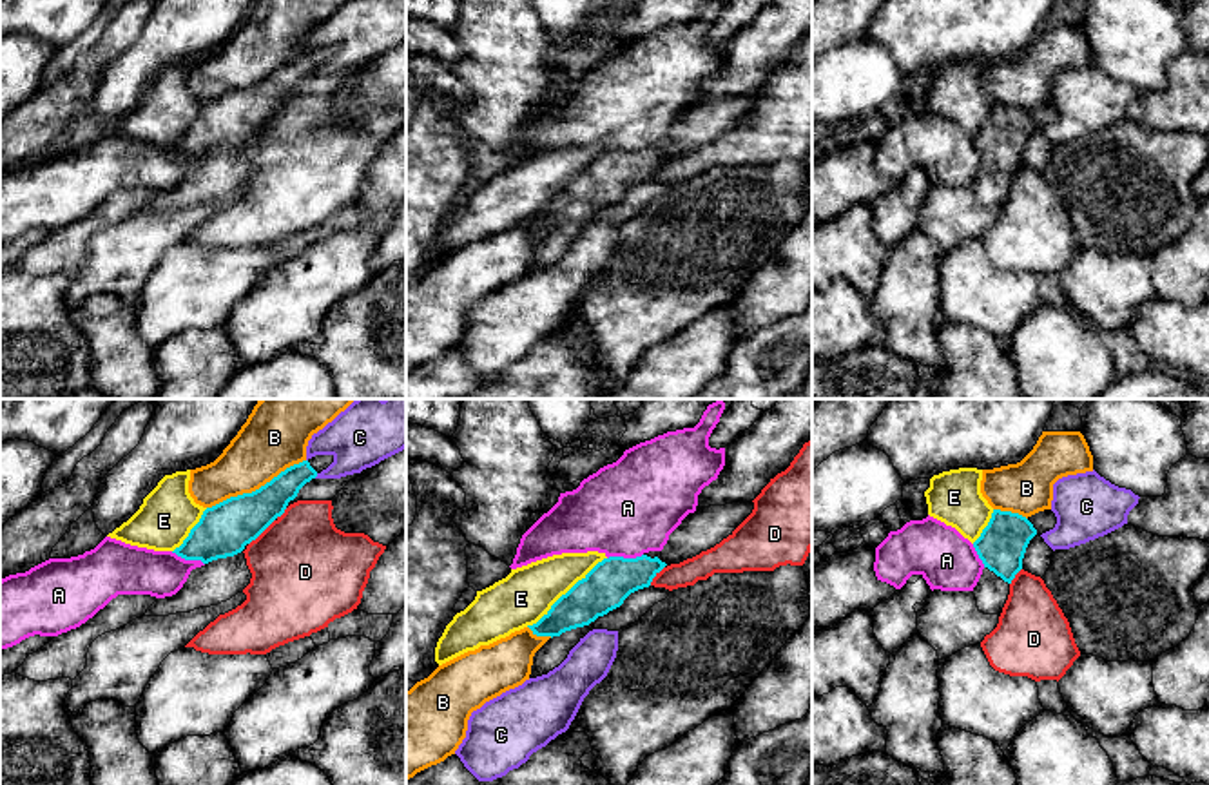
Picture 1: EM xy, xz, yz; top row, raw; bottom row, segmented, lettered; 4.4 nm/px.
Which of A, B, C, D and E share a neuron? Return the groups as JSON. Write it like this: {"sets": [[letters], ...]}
{"sets": [["A"], ["B"], ["C"], ["D"], ["E"]]}

